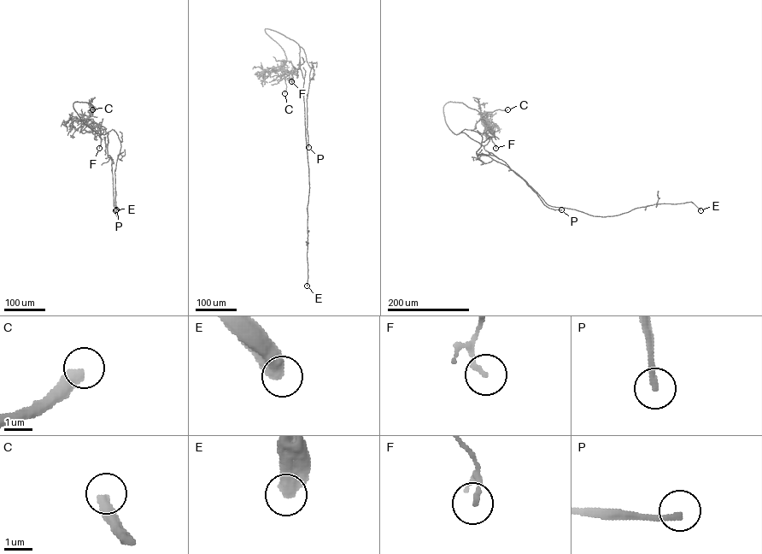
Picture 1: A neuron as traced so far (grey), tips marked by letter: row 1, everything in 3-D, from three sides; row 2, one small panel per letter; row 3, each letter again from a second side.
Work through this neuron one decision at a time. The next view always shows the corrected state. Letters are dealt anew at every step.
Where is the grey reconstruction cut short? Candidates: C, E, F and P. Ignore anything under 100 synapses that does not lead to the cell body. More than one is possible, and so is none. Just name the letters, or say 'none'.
P

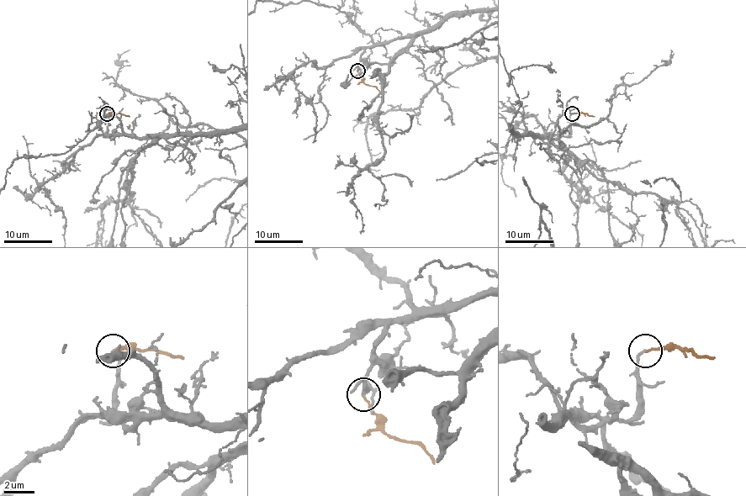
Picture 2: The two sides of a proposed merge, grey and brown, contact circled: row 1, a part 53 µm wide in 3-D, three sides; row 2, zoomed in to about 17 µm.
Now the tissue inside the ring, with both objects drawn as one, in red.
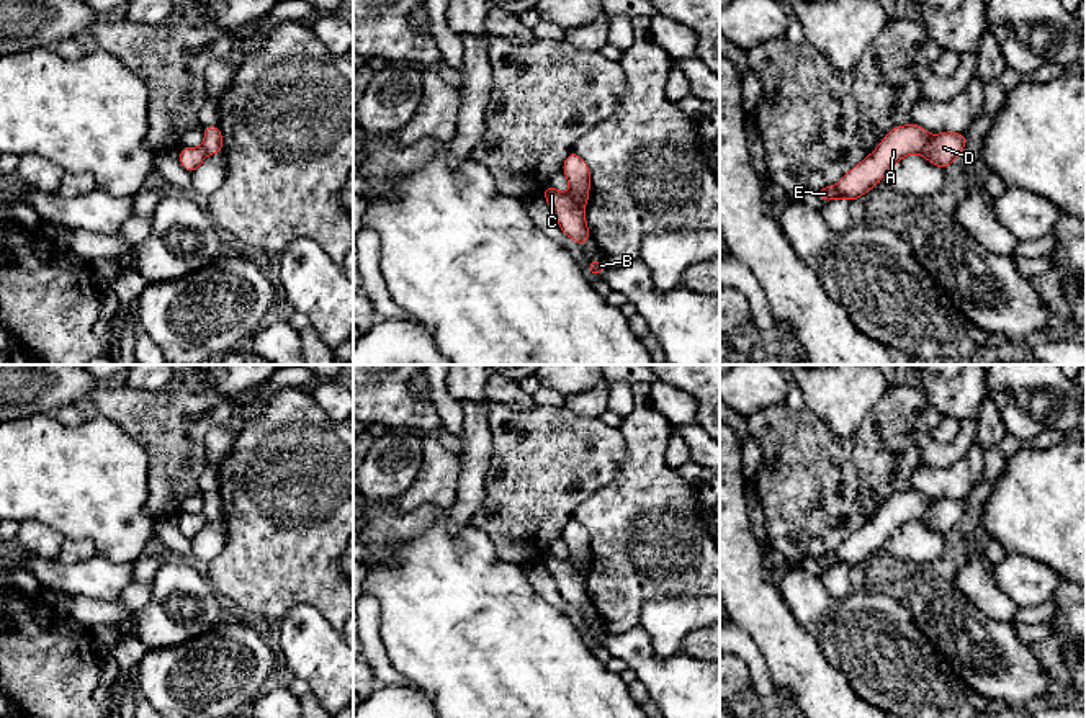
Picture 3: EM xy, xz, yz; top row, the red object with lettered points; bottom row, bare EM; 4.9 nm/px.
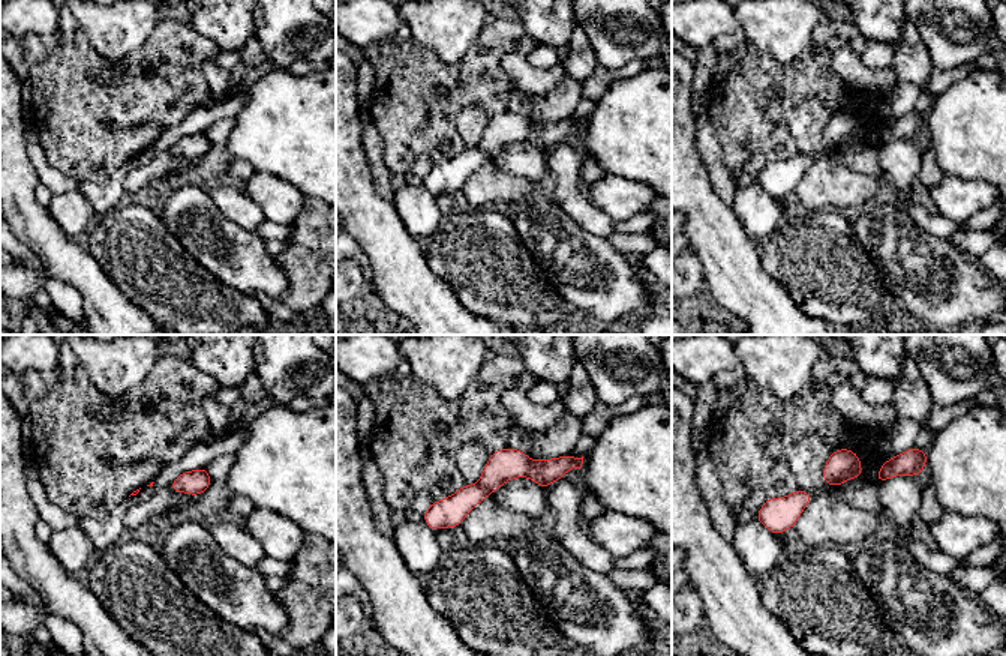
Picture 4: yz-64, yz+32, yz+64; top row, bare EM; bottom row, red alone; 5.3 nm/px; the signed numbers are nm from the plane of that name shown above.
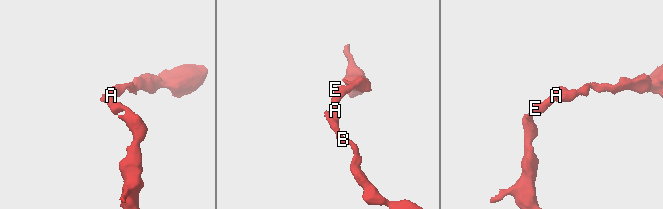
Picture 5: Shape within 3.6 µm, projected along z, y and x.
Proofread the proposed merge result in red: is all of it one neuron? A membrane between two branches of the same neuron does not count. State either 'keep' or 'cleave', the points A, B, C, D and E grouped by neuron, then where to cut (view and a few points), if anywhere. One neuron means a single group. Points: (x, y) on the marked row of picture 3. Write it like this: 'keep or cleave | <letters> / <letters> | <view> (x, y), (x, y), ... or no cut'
cleave | A E / B C D | yz (931, 136), (919, 152)

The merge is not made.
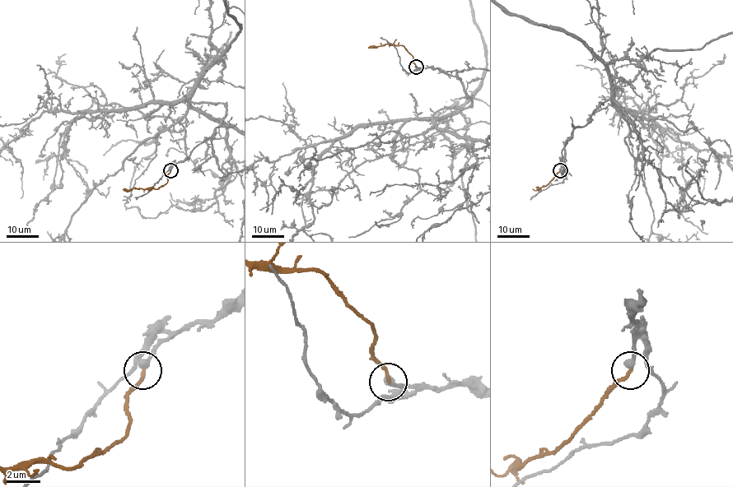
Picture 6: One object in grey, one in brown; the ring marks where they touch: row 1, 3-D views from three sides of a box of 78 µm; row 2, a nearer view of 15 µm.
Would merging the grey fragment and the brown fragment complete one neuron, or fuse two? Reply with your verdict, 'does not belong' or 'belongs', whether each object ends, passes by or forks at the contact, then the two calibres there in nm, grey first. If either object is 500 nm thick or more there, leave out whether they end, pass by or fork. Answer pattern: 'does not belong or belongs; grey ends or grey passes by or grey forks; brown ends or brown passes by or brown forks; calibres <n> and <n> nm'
belongs; grey ends; brown ends; calibres 400 and 220 nm

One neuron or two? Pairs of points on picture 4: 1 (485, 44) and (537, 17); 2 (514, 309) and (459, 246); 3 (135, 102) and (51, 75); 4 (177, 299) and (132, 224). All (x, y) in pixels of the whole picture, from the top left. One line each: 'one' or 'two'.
1: two
2: one
3: one
4: one

